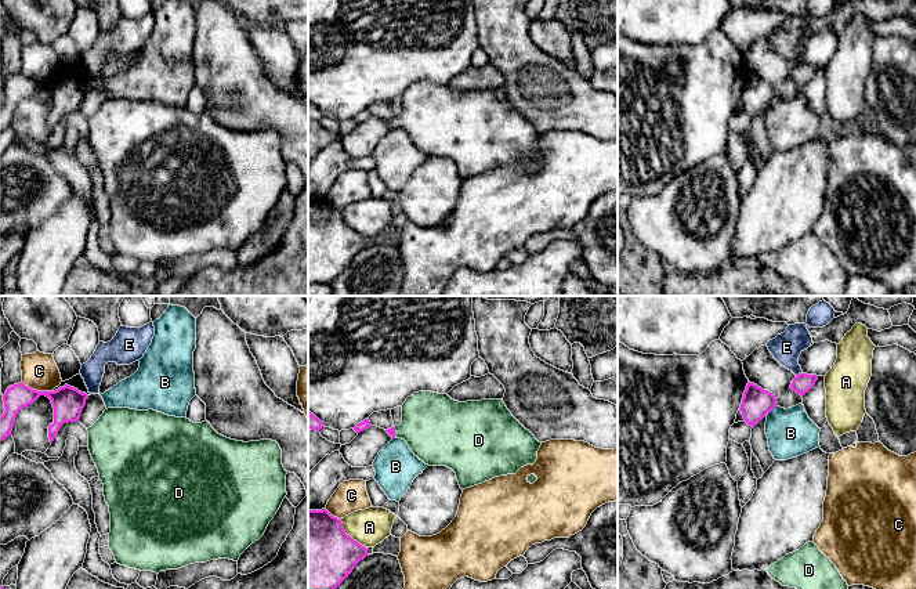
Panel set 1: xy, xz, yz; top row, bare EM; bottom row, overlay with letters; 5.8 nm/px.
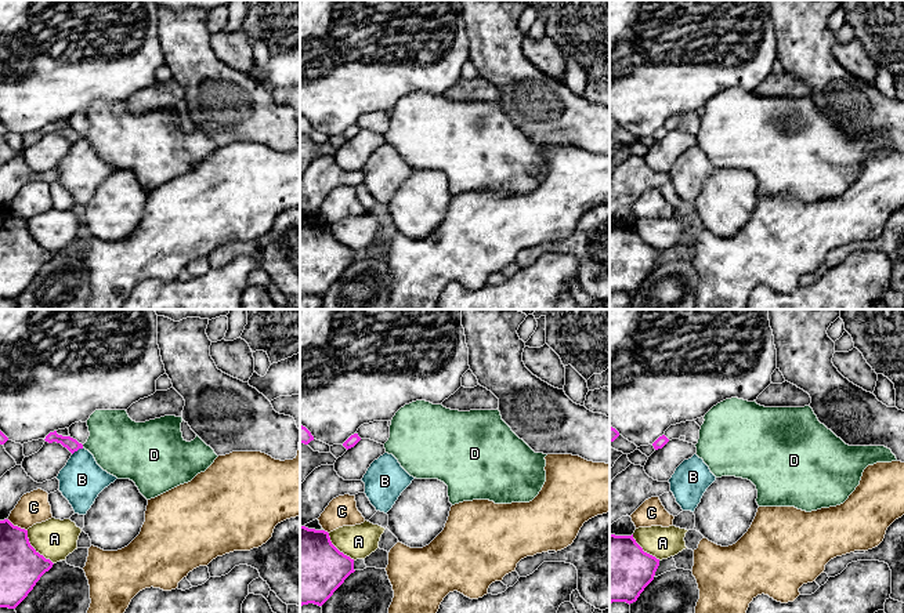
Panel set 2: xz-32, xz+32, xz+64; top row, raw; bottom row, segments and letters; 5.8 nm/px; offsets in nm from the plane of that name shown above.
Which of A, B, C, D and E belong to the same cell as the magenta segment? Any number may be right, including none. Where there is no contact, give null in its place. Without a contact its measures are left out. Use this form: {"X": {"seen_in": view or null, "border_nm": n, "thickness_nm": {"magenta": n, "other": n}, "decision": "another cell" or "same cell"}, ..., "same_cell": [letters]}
{"A": {"seen_in": "xz", "border_nm": 220, "thickness_nm": {"magenta": 480, "other": 220}, "decision": "another cell"}, "B": {"seen_in": "yz", "border_nm": 70, "thickness_nm": {"magenta": 170, "other": 280}, "decision": "another cell"}, "C": {"seen_in": "xy", "border_nm": 190, "thickness_nm": {"magenta": 190, "other": 200}, "decision": "another cell"}, "D": {"seen_in": "xz", "border_nm": 60, "thickness_nm": {"magenta": 50, "other": 380}, "decision": "same cell"}, "E": {"seen_in": "yz", "border_nm": 50, "thickness_nm": {"magenta": 110, "other": 180}, "decision": "another cell"}, "same_cell": ["D"]}

